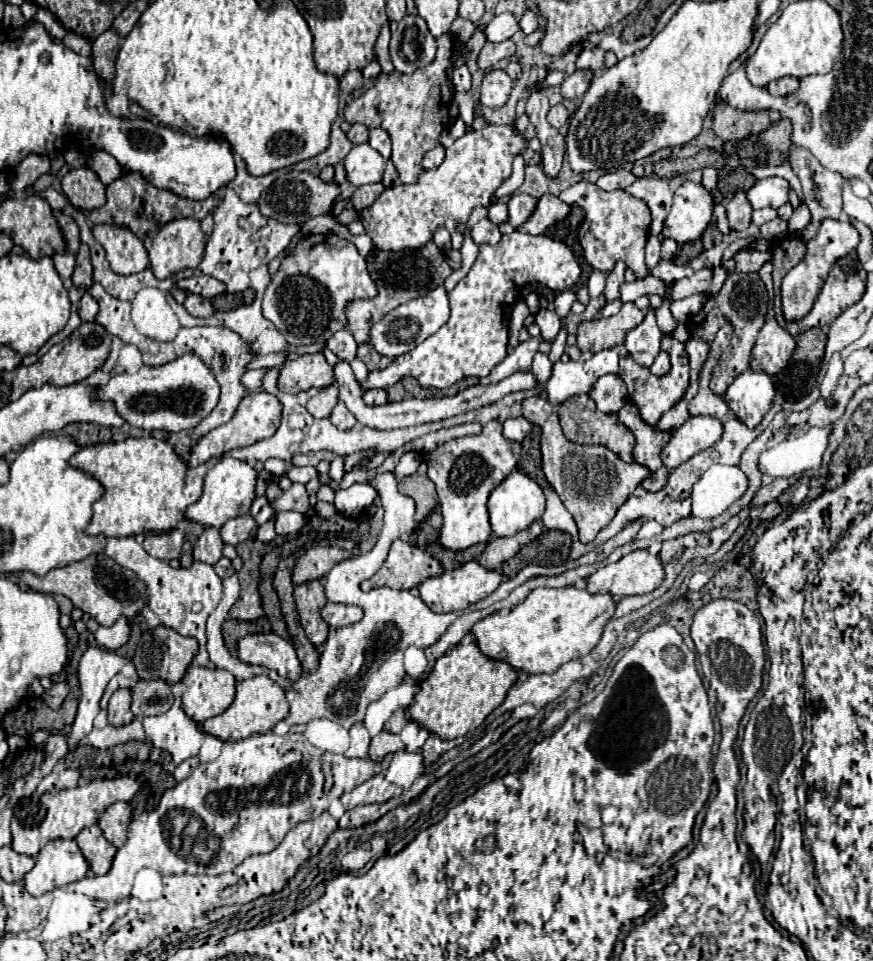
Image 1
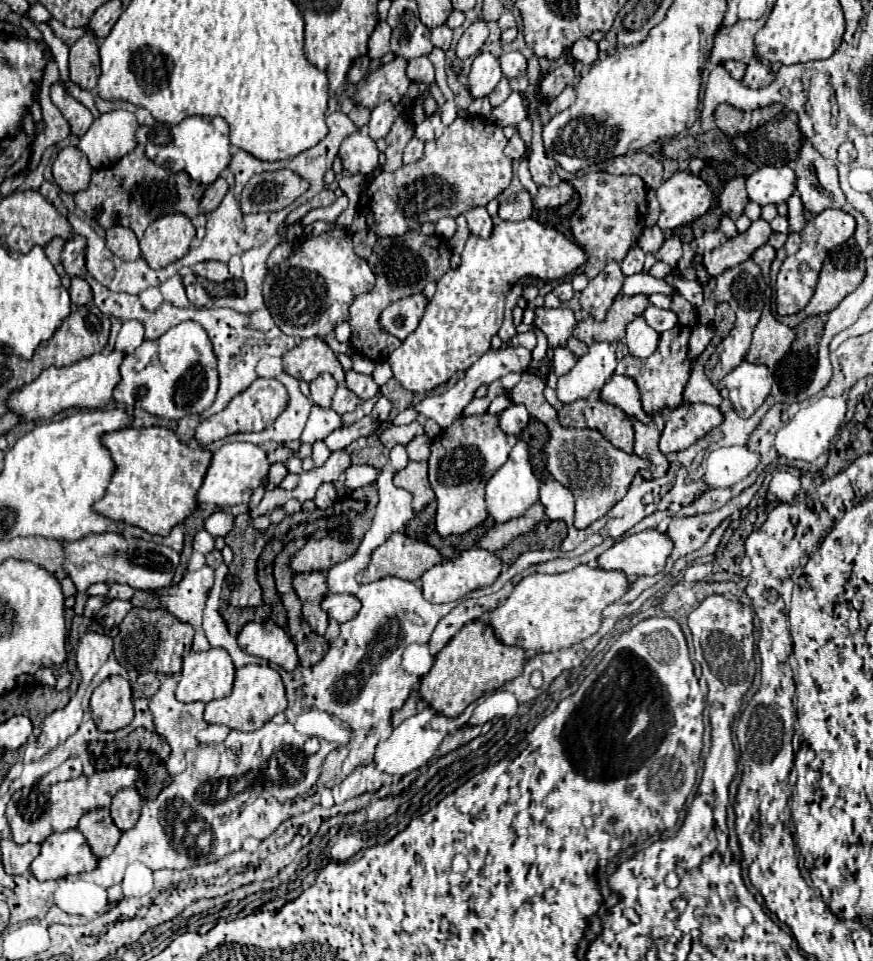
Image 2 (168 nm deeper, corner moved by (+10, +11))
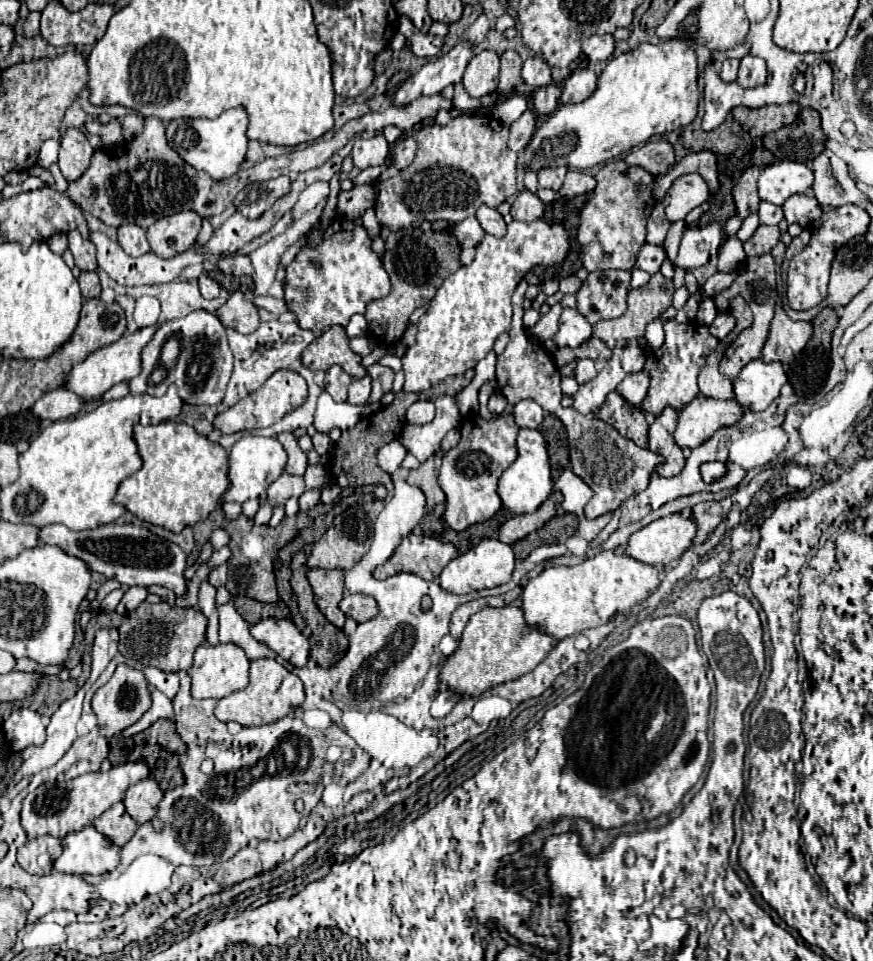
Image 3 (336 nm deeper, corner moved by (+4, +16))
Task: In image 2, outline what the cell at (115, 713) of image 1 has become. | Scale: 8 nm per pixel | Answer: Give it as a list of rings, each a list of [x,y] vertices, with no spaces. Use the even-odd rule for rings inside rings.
[[[118,675],[102,681],[92,693],[90,711],[100,731],[116,731],[126,727],[134,717],[130,683]]]

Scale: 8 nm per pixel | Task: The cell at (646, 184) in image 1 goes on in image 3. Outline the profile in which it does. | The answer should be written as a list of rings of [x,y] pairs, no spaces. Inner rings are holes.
[[[654,208],[650,218],[648,218],[648,236],[646,236],[646,242],[660,246],[664,242],[664,236],[666,236],[668,228],[670,228],[670,222],[664,216],[664,208]]]

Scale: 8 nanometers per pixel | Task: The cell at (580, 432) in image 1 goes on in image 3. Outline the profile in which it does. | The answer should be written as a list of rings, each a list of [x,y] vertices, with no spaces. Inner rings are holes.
[[[610,392],[608,400],[598,412],[598,418],[612,424],[624,438],[630,438],[638,446],[648,446],[648,422],[638,406],[628,406],[628,402],[618,394]]]

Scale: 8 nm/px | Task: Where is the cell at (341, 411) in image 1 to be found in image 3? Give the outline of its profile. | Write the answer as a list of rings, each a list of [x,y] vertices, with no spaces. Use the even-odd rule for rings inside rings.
[[[370,376],[352,380],[350,390],[348,390],[348,402],[350,404],[366,404],[368,398],[370,398]]]

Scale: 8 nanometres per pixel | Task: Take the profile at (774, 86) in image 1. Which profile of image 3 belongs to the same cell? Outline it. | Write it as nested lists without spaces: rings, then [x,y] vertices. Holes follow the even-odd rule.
[[[744,56],[740,60],[740,68],[738,68],[738,78],[736,82],[742,86],[742,88],[756,88],[756,86],[762,86],[766,84],[766,76],[768,76],[768,70],[766,70],[766,62],[758,56]]]

